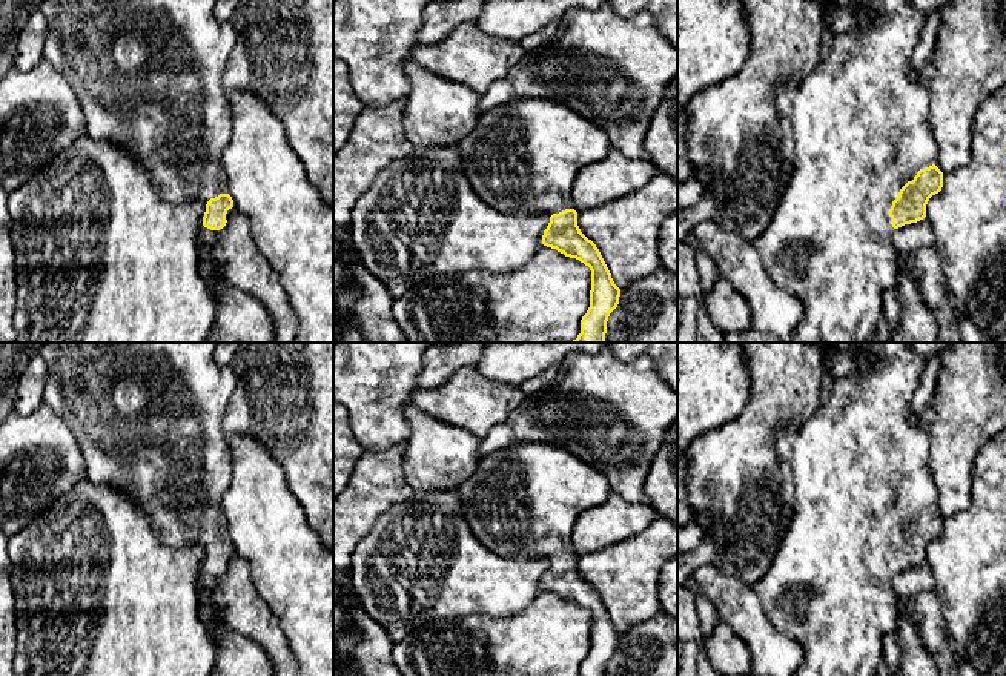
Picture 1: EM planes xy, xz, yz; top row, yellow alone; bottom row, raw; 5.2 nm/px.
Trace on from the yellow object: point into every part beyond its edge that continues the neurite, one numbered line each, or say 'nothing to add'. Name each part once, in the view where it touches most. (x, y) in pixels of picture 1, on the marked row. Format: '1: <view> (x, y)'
1: yz (859, 119)

